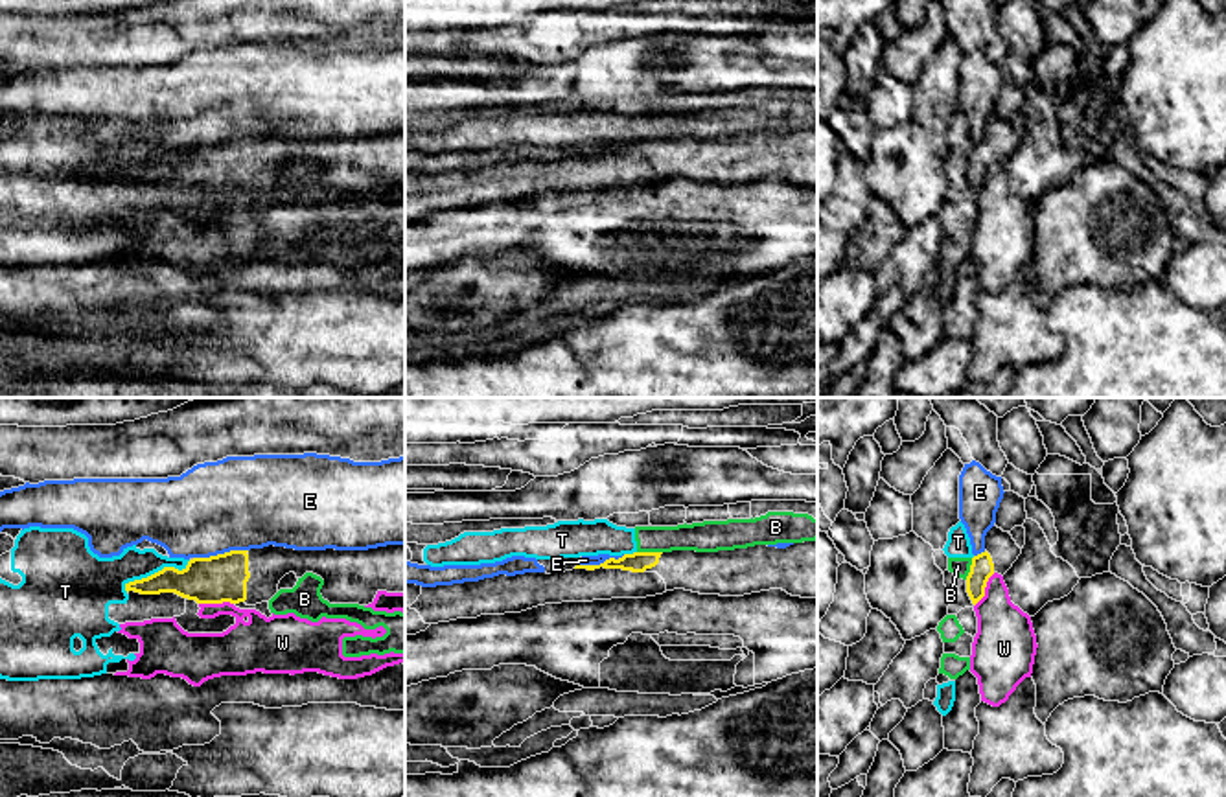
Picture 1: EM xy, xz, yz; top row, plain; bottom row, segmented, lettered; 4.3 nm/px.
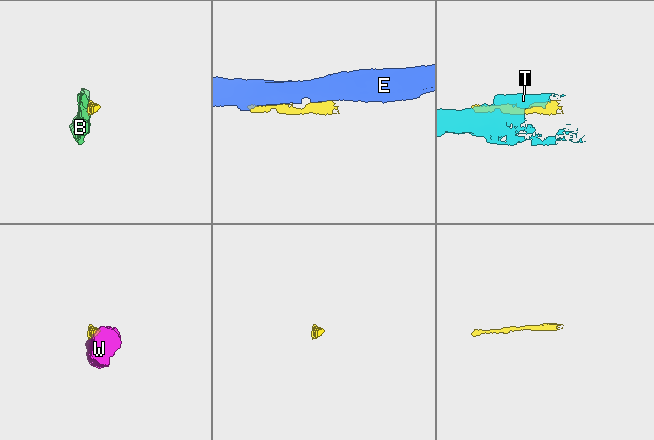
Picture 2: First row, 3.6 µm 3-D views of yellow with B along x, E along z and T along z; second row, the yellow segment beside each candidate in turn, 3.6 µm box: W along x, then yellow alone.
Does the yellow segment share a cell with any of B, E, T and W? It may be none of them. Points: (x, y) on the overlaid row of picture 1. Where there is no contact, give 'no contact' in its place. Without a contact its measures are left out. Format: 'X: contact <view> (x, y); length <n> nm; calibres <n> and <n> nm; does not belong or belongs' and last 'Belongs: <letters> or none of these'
B: contact xz (650, 553); length 110 nm; calibres 90 and 130 nm; does not belong
E: contact xy (219, 554); length 240 nm; calibres 220 and 420 nm; does not belong
T: contact xy (155, 573); length 320 nm; calibres 200 and 220 nm; does not belong
W: contact xy (216, 602); length 150 nm; calibres 220 and 220 nm; does not belong
Belongs: none of these

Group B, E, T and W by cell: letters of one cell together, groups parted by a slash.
B T / E / W

